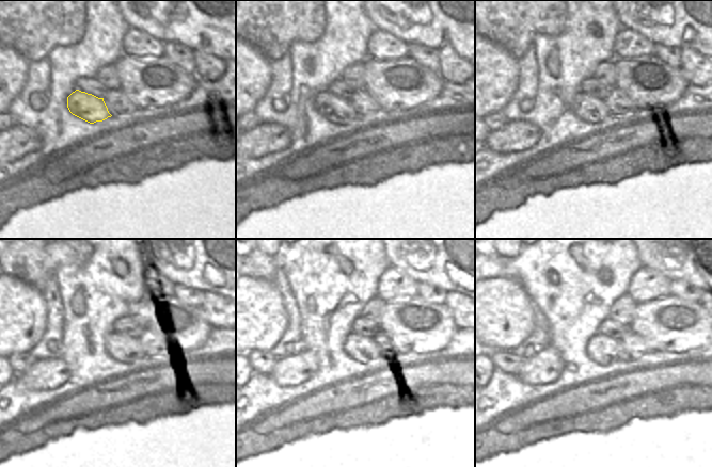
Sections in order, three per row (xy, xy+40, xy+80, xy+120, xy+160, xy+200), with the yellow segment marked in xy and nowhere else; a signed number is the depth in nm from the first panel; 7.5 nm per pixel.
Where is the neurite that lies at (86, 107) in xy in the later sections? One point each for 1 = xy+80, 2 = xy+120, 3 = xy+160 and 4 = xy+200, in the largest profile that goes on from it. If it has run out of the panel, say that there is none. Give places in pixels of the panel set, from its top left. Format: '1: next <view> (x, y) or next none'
1: next xy+80 (590, 109)
2: next xy+120 (124, 349)
3: next xy+160 (362, 349)
4: next xy+200 (602, 350)

